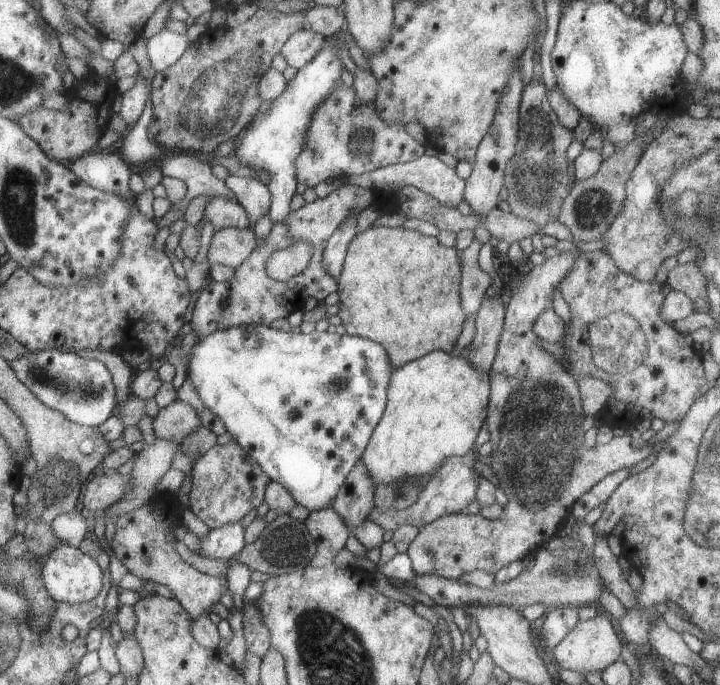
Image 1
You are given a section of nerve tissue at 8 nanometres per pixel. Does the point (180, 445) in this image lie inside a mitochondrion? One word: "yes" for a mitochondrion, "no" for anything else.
no

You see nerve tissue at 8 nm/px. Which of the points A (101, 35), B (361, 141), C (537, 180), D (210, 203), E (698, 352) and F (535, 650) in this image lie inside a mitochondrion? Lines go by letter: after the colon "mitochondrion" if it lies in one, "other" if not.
A: other
B: mitochondrion
C: mitochondrion
D: other
E: other
F: other

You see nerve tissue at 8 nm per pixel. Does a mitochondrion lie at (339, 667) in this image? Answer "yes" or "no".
yes

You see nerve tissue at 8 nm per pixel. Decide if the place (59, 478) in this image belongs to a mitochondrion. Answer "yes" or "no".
yes

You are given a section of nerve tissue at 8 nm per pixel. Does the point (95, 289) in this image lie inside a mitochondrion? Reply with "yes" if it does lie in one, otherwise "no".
yes

